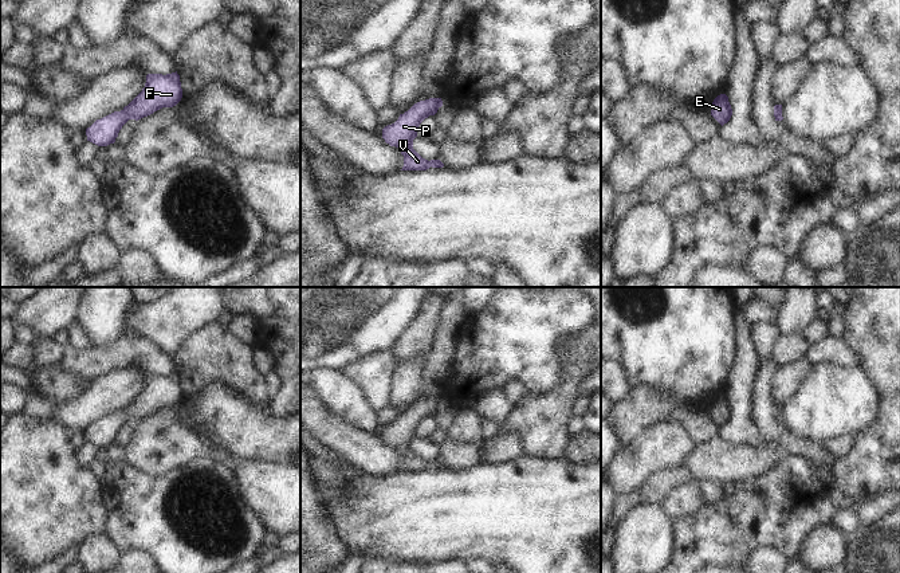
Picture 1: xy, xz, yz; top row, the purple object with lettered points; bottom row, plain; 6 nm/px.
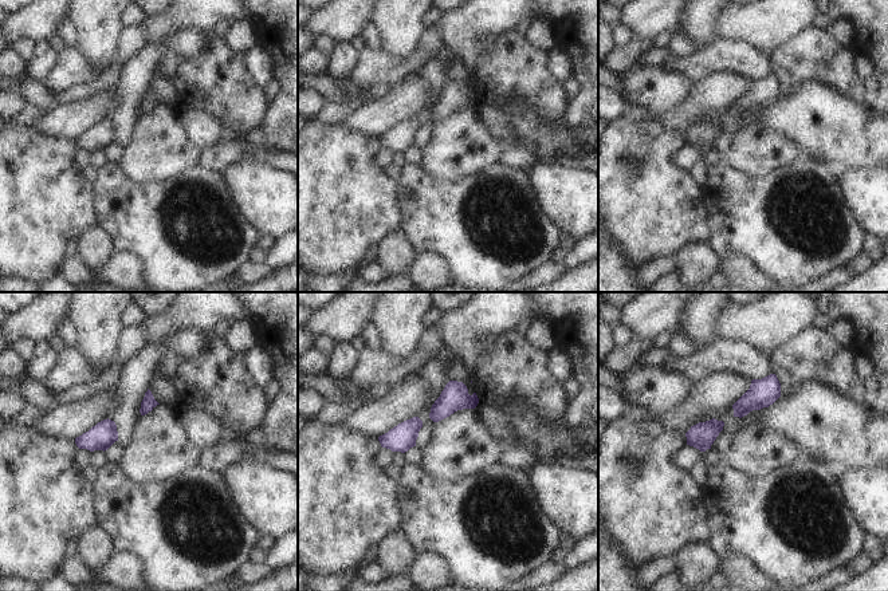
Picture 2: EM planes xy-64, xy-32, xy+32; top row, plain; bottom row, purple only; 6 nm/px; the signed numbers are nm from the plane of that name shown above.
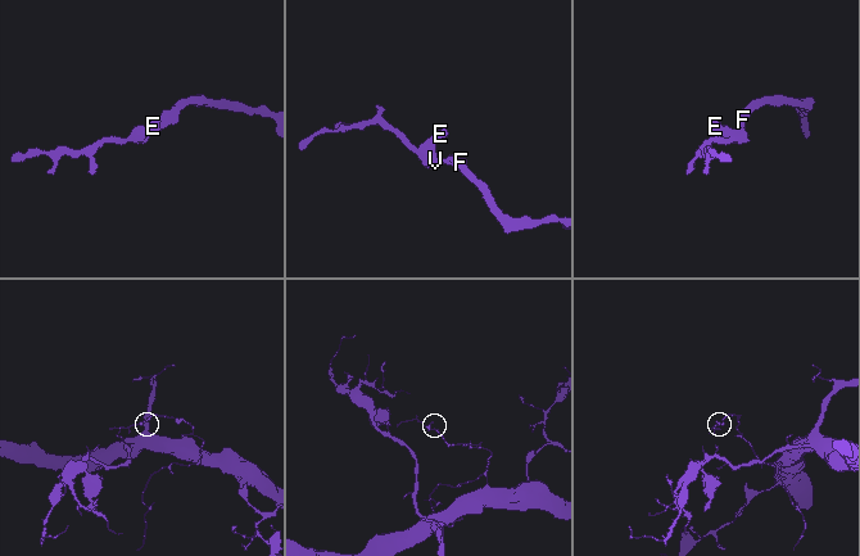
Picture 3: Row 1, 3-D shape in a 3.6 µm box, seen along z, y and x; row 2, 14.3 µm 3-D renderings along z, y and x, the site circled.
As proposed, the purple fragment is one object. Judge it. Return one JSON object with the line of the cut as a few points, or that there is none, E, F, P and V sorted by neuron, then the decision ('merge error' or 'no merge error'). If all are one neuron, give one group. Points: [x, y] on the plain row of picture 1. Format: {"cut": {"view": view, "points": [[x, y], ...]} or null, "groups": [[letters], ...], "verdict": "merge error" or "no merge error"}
{"cut": null, "groups": [["E", "F", "P", "V"]], "verdict": "no merge error"}

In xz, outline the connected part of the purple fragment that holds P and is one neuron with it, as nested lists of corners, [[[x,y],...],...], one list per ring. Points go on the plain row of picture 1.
[[[429,399],[414,404],[408,412],[400,415],[398,420],[382,429],[382,439],[390,447],[400,450],[404,456],[401,471],[427,471],[443,468],[440,460],[425,460],[413,450],[413,440],[417,437],[417,428],[429,416],[435,416],[443,407],[441,399]]]

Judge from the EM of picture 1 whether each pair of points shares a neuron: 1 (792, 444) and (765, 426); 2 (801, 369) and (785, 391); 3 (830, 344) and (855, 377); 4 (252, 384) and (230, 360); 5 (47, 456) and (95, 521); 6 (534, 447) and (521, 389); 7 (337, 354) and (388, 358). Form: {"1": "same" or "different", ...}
{"1": "same", "2": "same", "3": "different", "4": "same", "5": "same", "6": "different", "7": "different"}

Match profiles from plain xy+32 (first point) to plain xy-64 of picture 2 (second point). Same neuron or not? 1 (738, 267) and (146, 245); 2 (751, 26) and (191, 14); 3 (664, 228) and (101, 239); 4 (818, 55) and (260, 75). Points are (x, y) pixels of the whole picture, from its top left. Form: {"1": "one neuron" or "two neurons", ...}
{"1": "two neurons", "2": "one neuron", "3": "two neurons", "4": "two neurons"}

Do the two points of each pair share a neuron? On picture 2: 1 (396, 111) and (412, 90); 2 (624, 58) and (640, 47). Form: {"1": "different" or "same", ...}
{"1": "same", "2": "same"}

